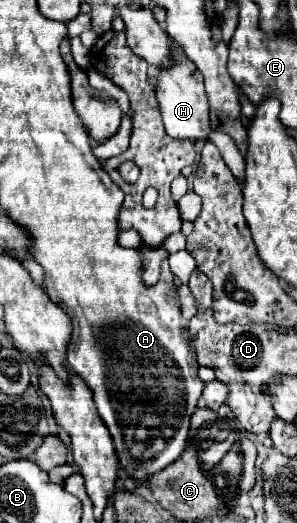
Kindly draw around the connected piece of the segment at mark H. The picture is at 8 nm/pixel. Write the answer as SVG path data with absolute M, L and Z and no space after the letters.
M173 44L171 50L175 50L175 62L171 62L167 70L159 70L159 74L153 80L165 130L171 138L207 140L211 132L211 124L209 124L209 104L203 90L203 76L199 74L197 66L183 54L181 46Z

